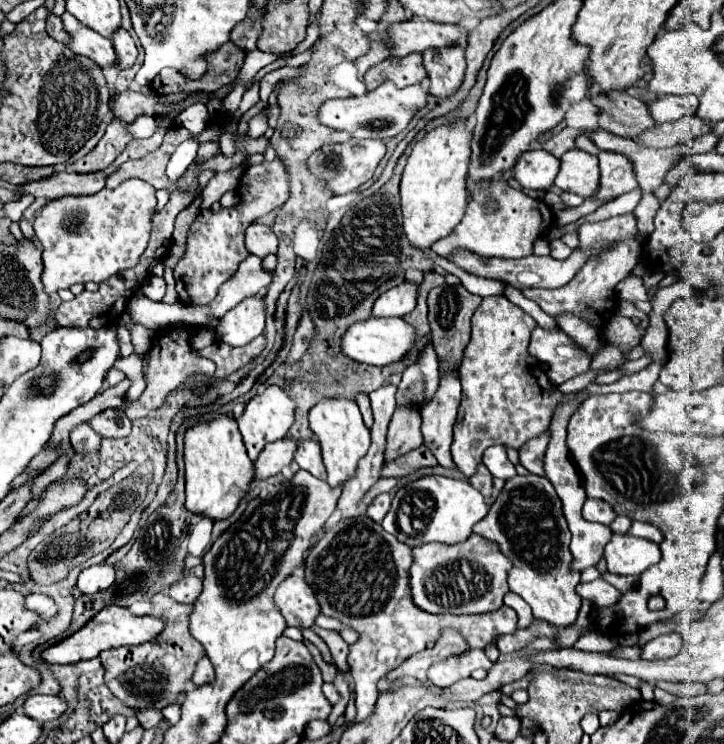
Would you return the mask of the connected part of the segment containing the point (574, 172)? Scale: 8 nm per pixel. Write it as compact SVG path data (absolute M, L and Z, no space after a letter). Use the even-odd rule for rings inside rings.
M573 149L561 157L561 169L553 183L553 191L569 191L581 197L593 197L599 191L597 157Z

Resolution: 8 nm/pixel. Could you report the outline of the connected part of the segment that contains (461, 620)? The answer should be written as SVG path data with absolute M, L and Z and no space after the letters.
M365 515L339 521L333 529L325 531L321 539L309 549L305 559L305 581L315 591L321 613L339 619L343 625L353 627L361 635L359 641L351 645L347 657L355 679L355 705L359 705L355 721L371 715L377 701L377 681L391 669L399 667L405 659L423 651L427 643L437 641L443 627L459 629L469 645L477 649L485 649L497 635L517 629L517 615L507 605L491 613L459 617L429 615L417 609L409 591L411 563L411 549Z

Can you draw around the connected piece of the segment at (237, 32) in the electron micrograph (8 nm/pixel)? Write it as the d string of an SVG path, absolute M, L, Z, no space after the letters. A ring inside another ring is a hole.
M251 3L251 9L249 9L249 15L247 19L243 19L239 25L235 25L235 29L231 31L231 41L237 45L237 47L243 47L243 51L253 51L255 45L257 45L257 37L261 33L261 21L263 21L263 15L261 17L255 17L257 9L255 5Z

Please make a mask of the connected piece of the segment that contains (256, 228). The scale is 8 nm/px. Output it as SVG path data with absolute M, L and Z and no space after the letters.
M251 223L245 233L245 243L251 255L257 255L259 259L265 259L269 253L277 253L277 235L269 225L263 223Z

